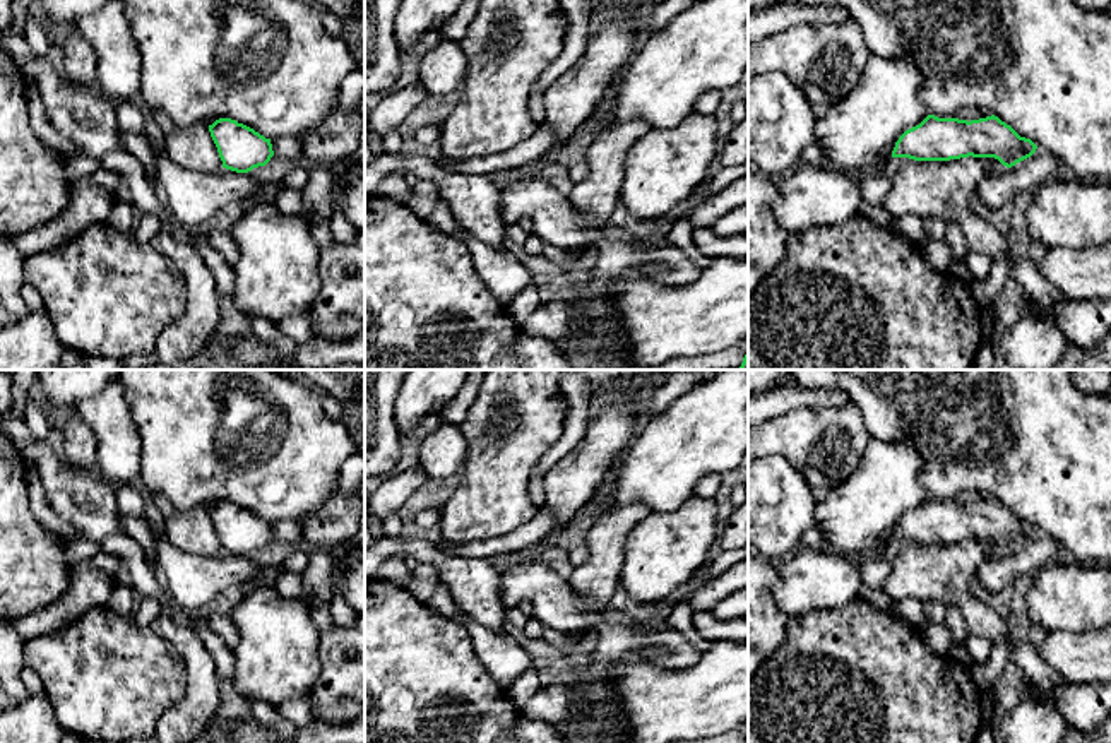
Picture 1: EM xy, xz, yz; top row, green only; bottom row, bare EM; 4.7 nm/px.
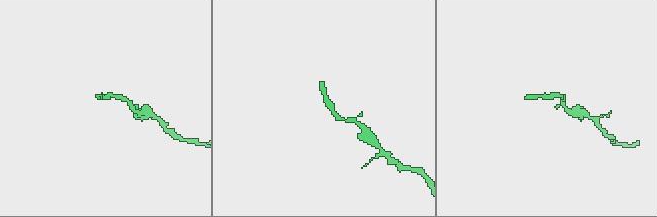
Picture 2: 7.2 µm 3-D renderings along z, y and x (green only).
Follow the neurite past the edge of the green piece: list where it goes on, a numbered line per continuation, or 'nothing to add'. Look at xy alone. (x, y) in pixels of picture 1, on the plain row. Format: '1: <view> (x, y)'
nothing to add

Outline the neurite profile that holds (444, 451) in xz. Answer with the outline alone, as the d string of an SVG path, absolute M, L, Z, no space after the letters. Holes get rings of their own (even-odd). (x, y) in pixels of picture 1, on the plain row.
M443 423L428 433L419 447L418 466L426 478L442 479L464 471L467 442L459 425Z

